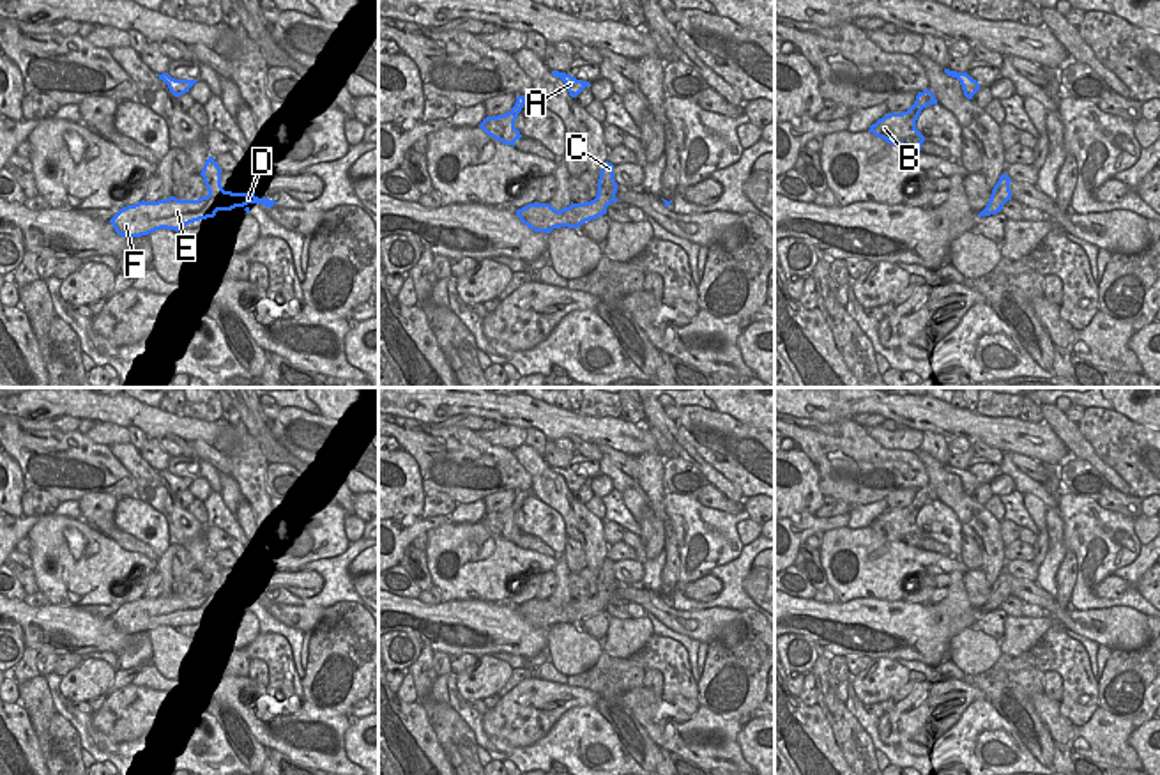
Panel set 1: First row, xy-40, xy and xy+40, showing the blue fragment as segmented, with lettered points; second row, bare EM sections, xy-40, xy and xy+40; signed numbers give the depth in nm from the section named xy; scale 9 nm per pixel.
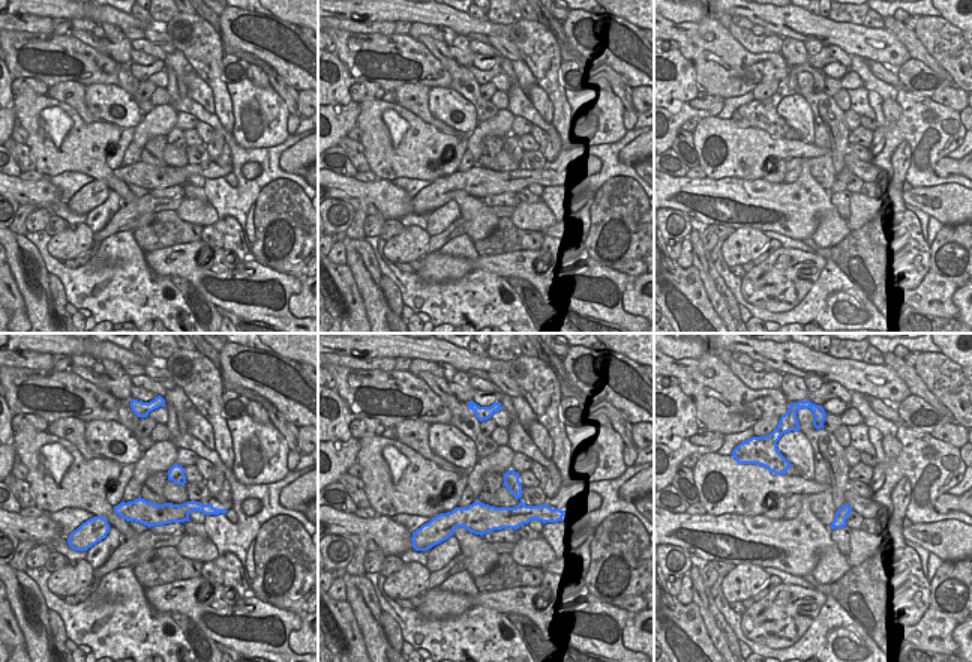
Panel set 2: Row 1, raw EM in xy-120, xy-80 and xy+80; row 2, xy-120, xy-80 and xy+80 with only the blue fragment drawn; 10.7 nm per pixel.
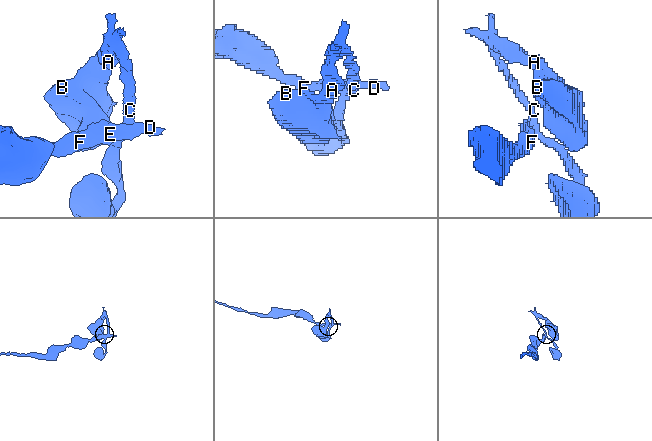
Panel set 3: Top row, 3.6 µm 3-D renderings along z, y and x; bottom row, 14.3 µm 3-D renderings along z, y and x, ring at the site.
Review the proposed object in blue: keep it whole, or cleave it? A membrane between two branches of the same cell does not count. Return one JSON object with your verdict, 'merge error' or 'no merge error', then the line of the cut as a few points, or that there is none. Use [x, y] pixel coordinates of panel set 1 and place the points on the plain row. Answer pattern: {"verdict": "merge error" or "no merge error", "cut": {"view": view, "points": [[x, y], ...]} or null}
{"verdict": "merge error", "cut": {"view": "xy-40", "points": [[223, 586], [209, 591]]}}

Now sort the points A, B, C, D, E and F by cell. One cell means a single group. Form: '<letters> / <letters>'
A B C / D E F

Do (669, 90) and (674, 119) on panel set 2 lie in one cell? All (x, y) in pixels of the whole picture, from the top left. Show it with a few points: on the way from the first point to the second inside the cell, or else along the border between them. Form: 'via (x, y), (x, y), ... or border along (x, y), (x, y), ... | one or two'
border along (687, 102), (680, 102), (669, 108) | two

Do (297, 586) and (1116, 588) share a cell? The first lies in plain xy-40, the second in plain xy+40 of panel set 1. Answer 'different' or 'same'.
same

